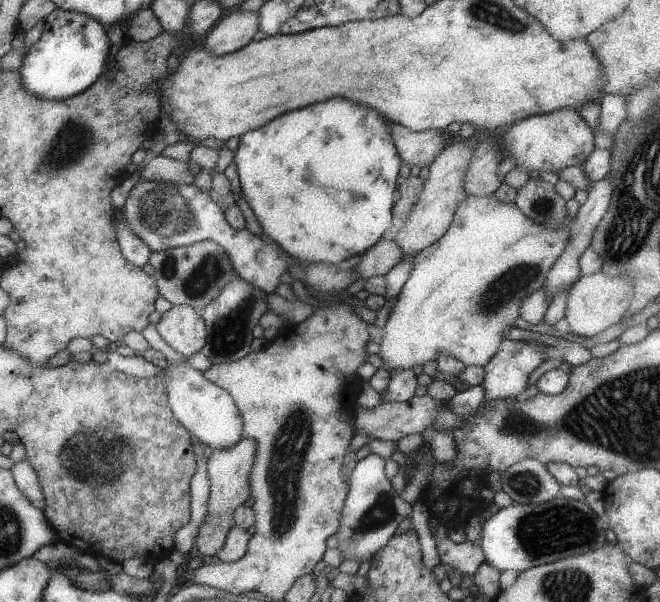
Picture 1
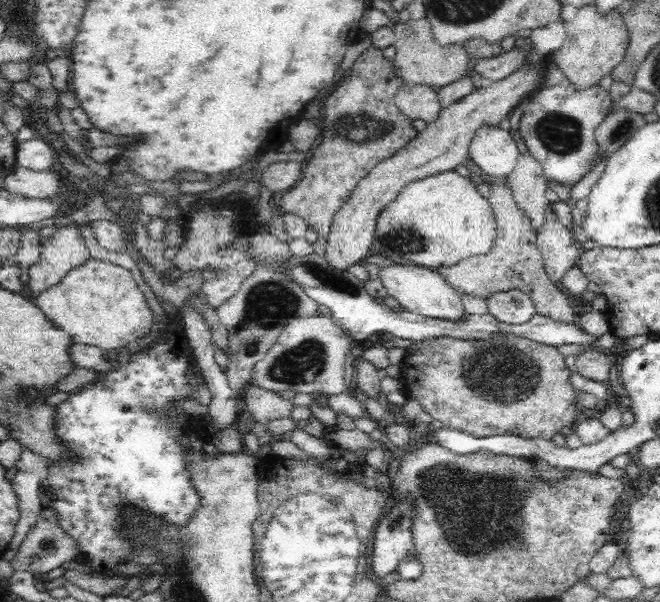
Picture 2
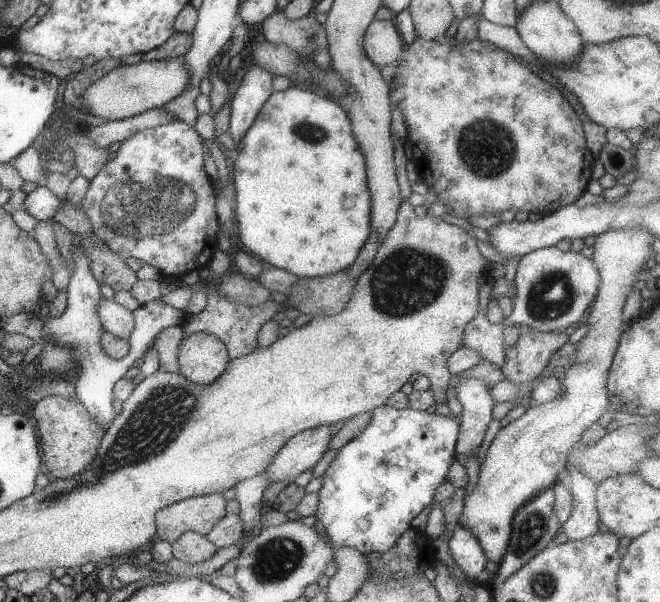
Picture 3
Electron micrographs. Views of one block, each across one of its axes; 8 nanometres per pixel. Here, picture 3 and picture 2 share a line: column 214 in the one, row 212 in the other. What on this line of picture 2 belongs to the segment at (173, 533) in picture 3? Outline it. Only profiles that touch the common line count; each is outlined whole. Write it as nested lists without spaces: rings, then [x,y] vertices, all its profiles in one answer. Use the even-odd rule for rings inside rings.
[[[494,176],[494,184],[490,191],[489,203],[493,208],[495,214],[495,221],[497,229],[495,232],[495,241],[492,248],[483,255],[473,256],[467,259],[459,260],[454,266],[448,268],[440,267],[436,271],[442,275],[444,281],[456,291],[460,291],[470,296],[480,297],[481,299],[488,299],[492,294],[498,292],[505,292],[511,289],[520,290],[524,292],[535,305],[536,314],[552,319],[558,323],[576,324],[578,316],[572,311],[567,297],[554,285],[551,278],[545,272],[543,267],[543,258],[540,249],[537,245],[537,234],[533,230],[531,221],[528,220],[527,213],[516,204],[516,201],[511,193],[511,188],[506,186],[506,180],[496,180]]]

